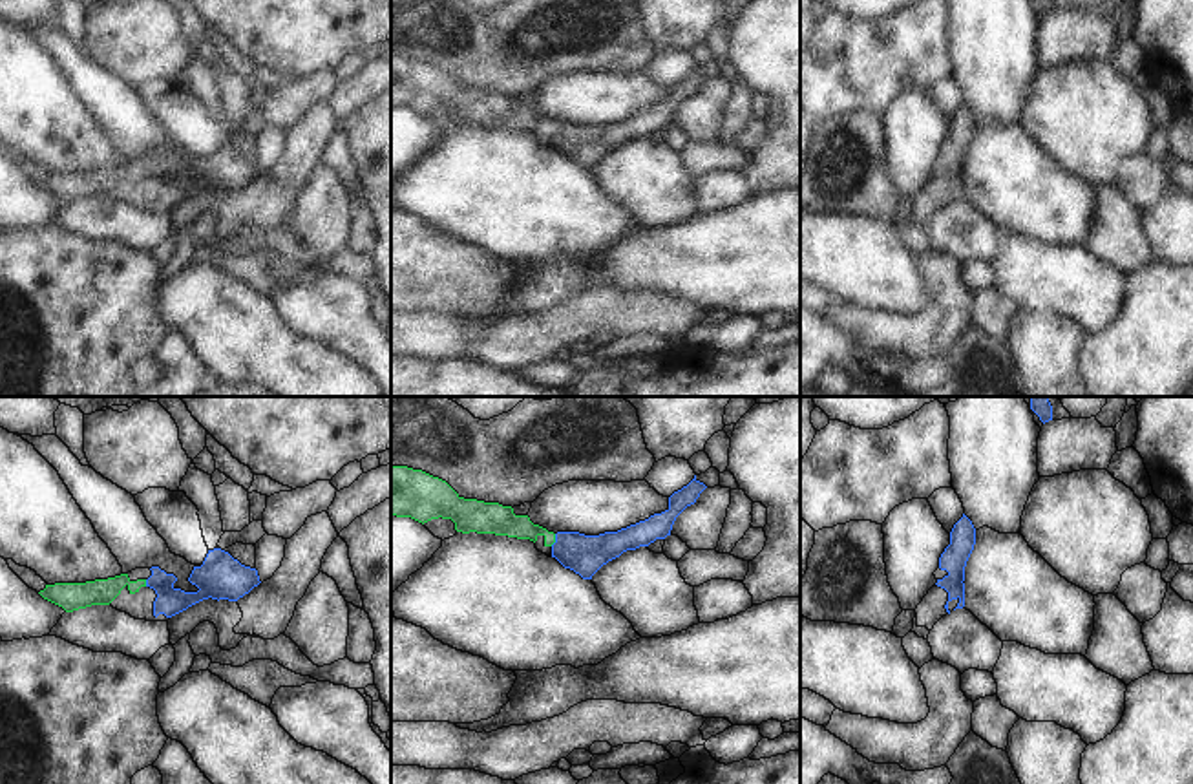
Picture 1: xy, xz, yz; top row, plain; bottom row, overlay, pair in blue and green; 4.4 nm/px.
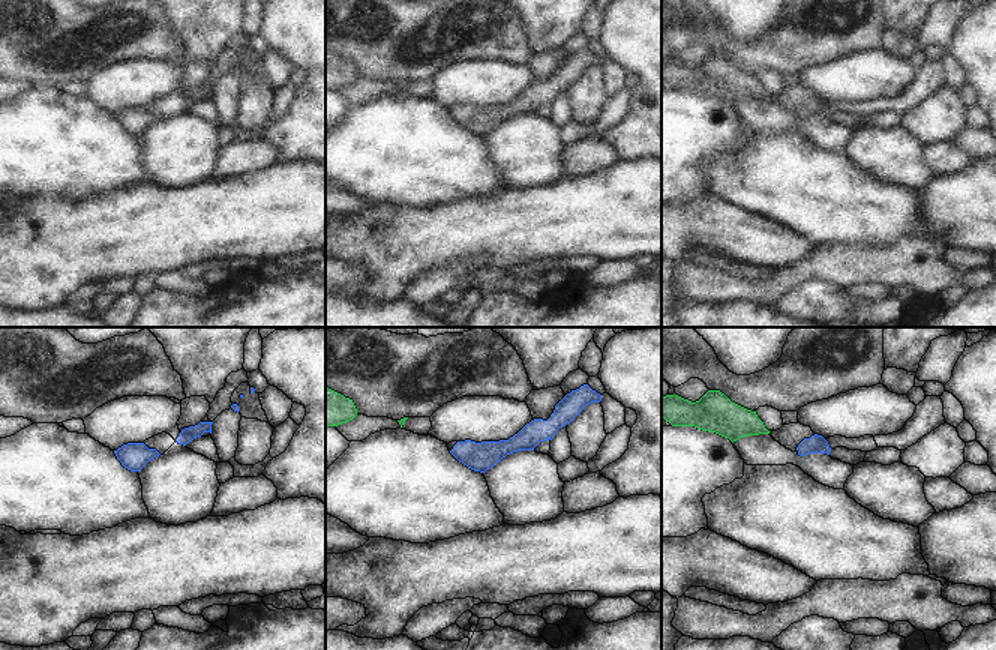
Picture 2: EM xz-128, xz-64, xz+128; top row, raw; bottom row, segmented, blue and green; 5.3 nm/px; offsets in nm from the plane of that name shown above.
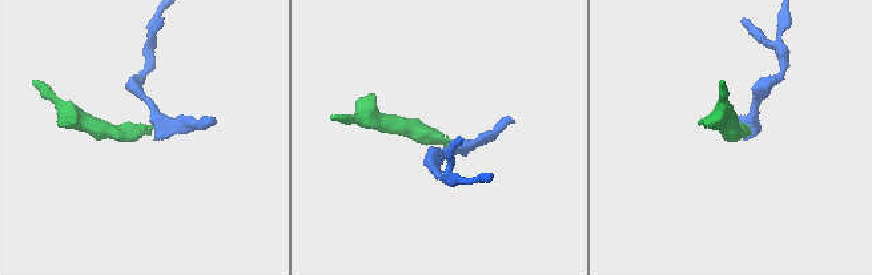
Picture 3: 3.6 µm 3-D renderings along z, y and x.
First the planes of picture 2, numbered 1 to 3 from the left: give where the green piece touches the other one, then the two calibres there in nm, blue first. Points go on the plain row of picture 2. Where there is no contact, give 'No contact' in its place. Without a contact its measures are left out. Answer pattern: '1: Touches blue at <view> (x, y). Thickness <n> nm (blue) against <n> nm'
1: No contact
2: No contact
3: No contact.

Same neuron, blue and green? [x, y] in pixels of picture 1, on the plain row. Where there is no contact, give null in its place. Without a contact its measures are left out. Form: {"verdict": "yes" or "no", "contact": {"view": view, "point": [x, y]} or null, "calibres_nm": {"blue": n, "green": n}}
{"verdict": "yes", "contact": {"view": "xz", "point": [556, 130]}, "calibres_nm": {"blue": 180, "green": 120}}

